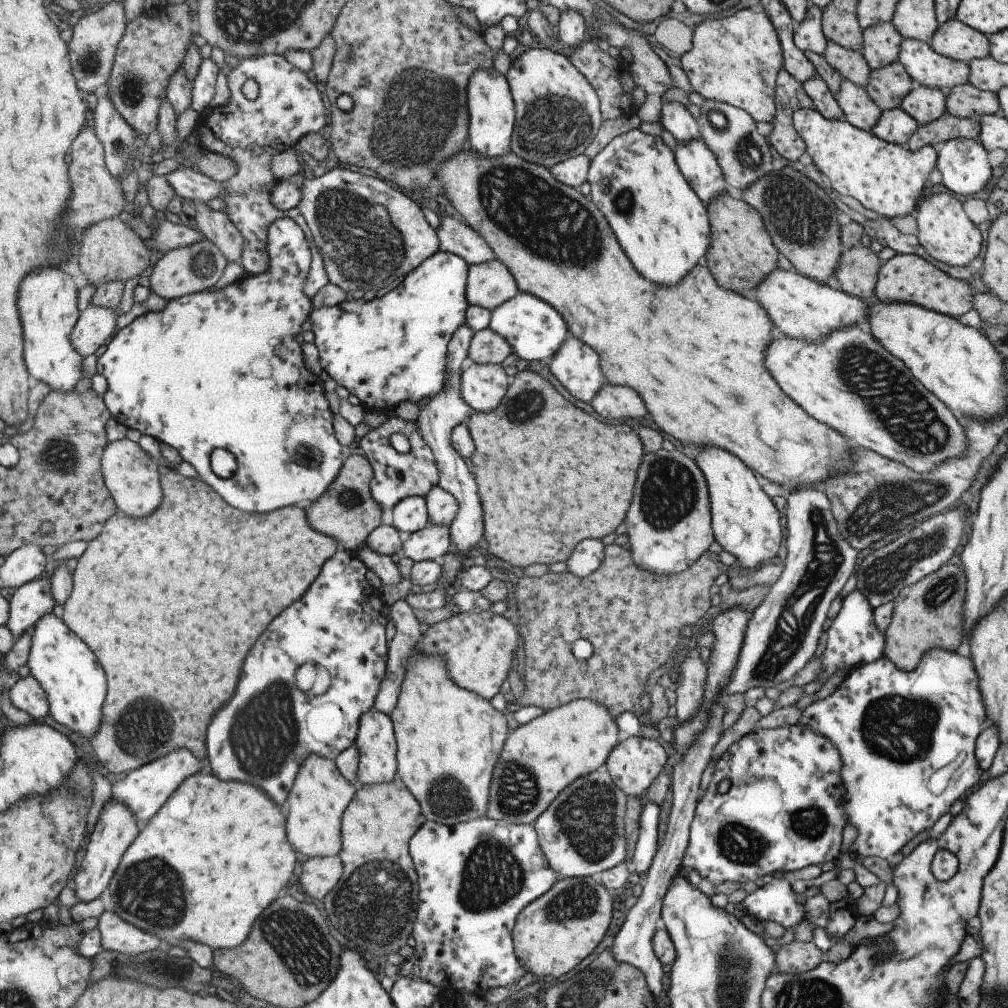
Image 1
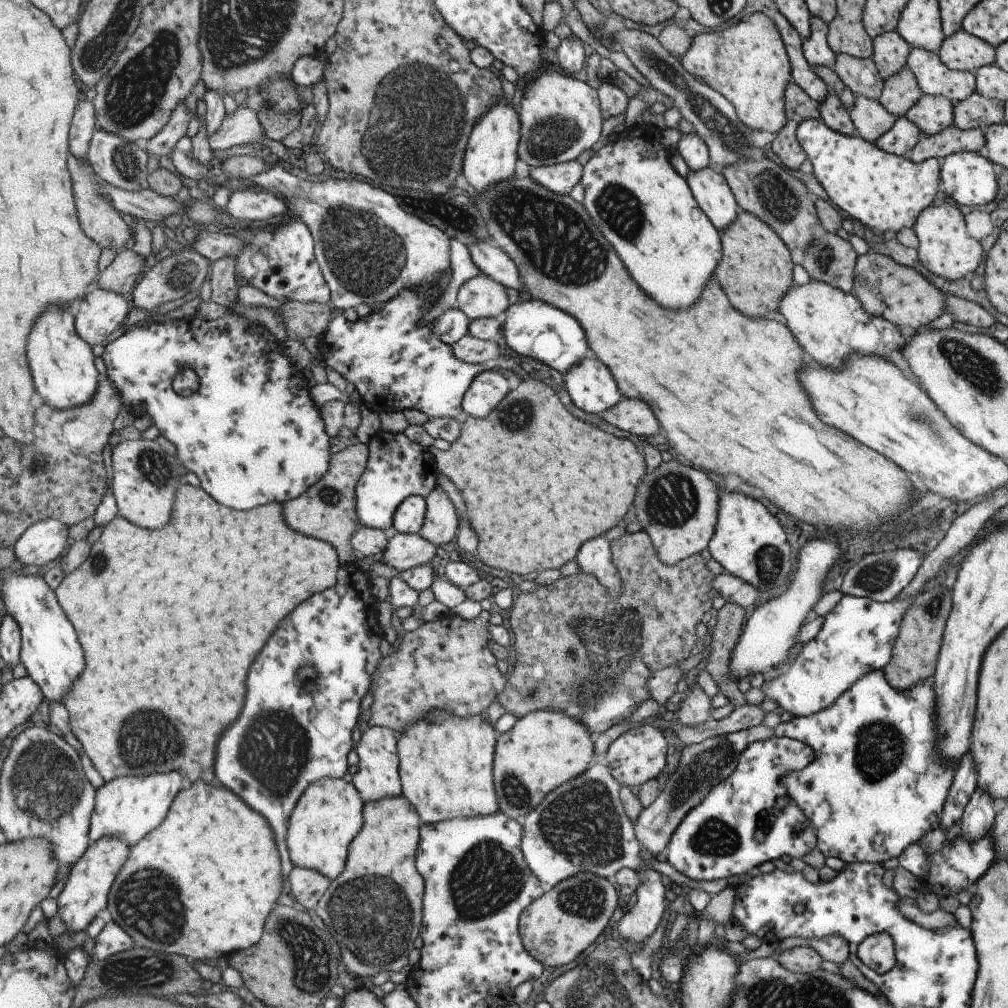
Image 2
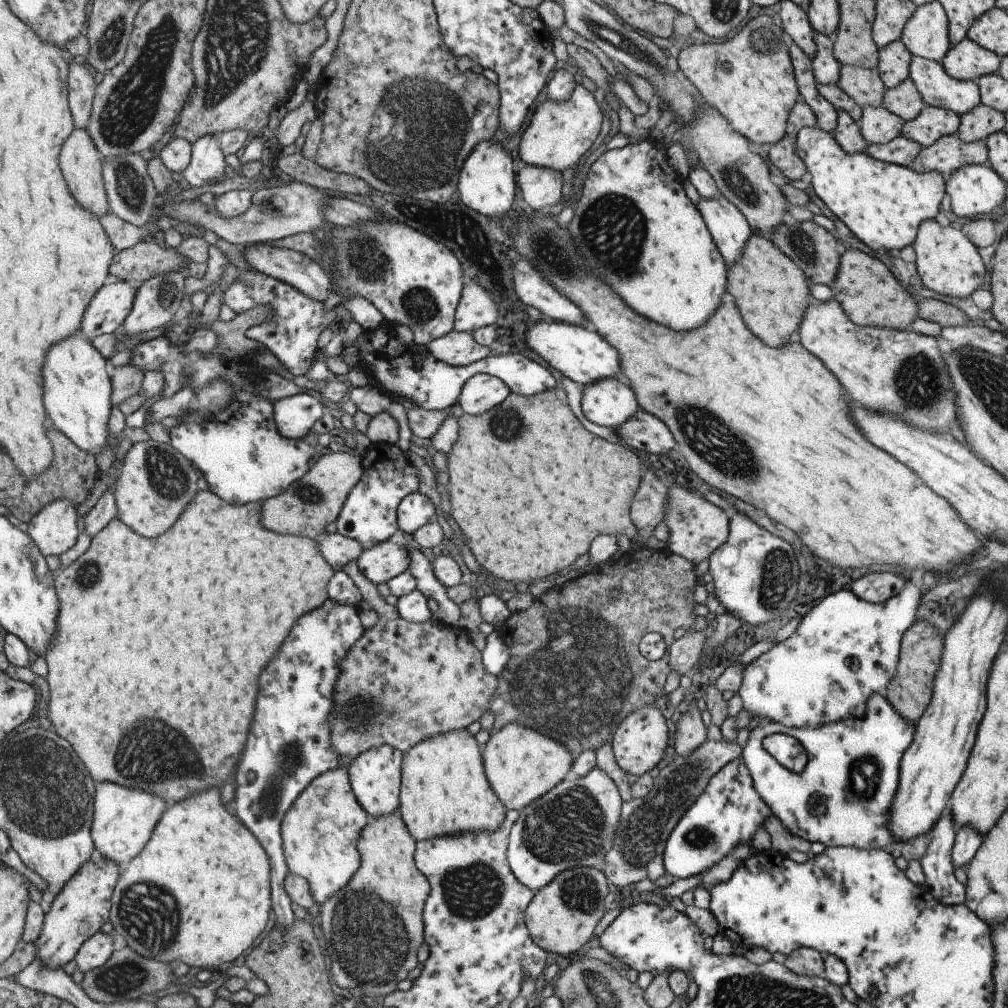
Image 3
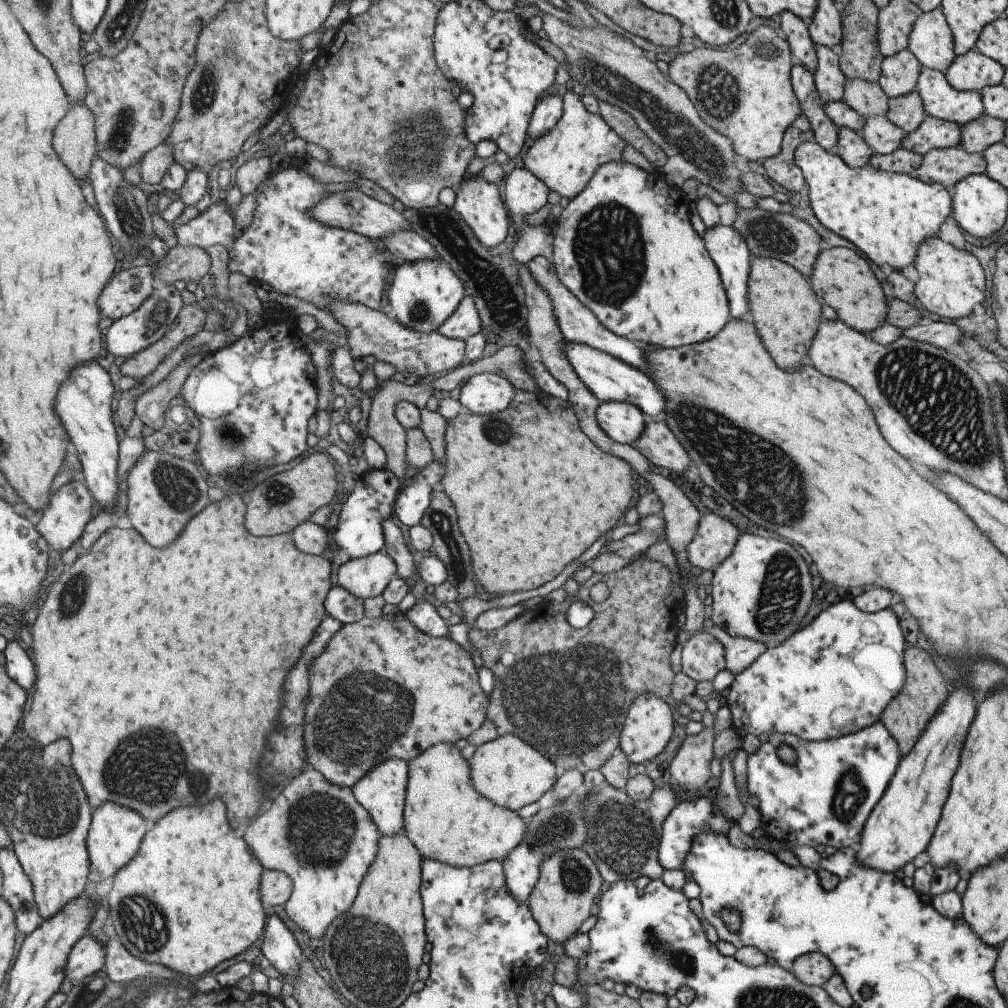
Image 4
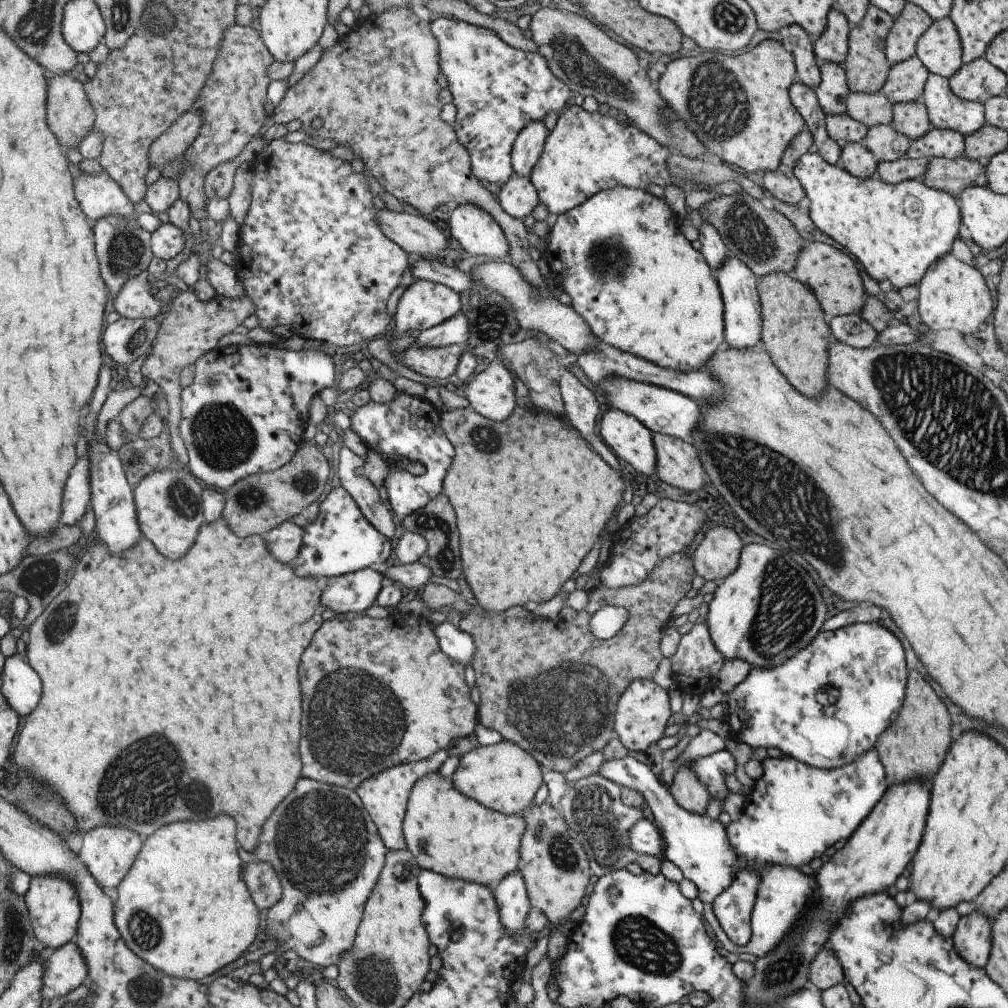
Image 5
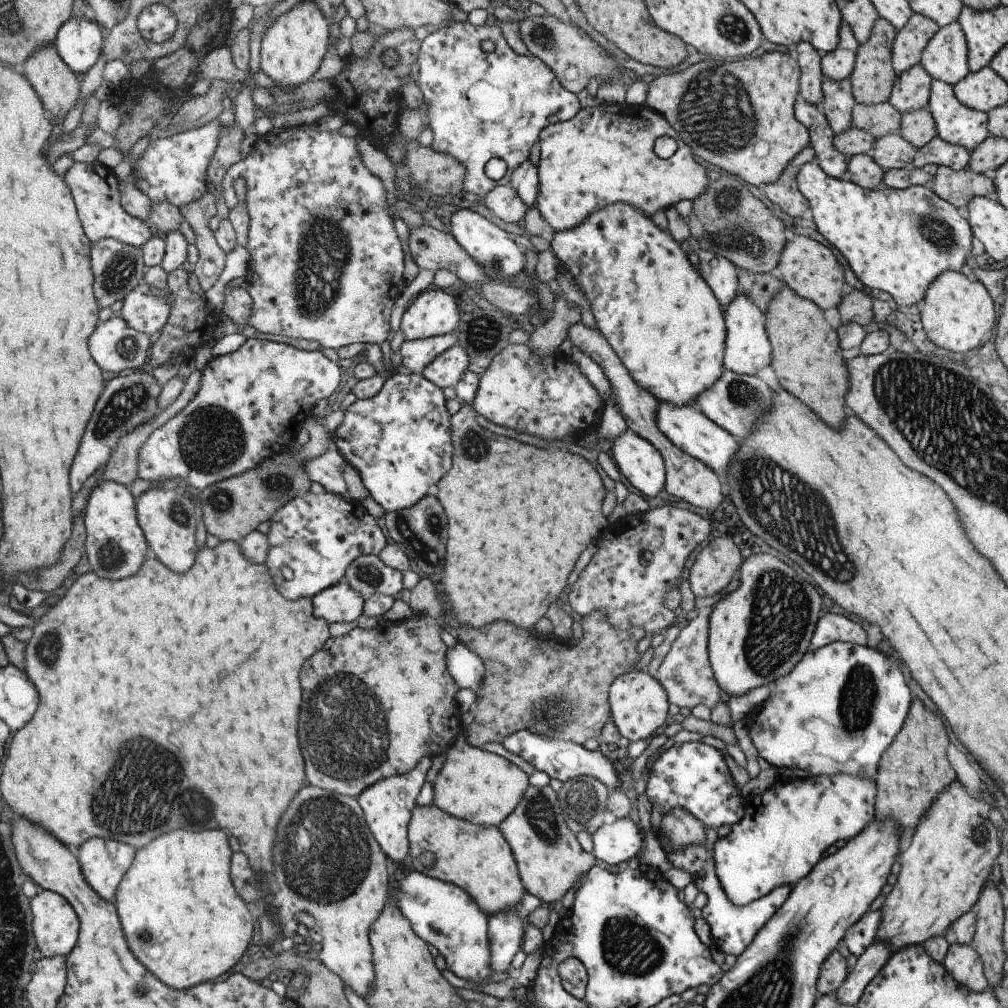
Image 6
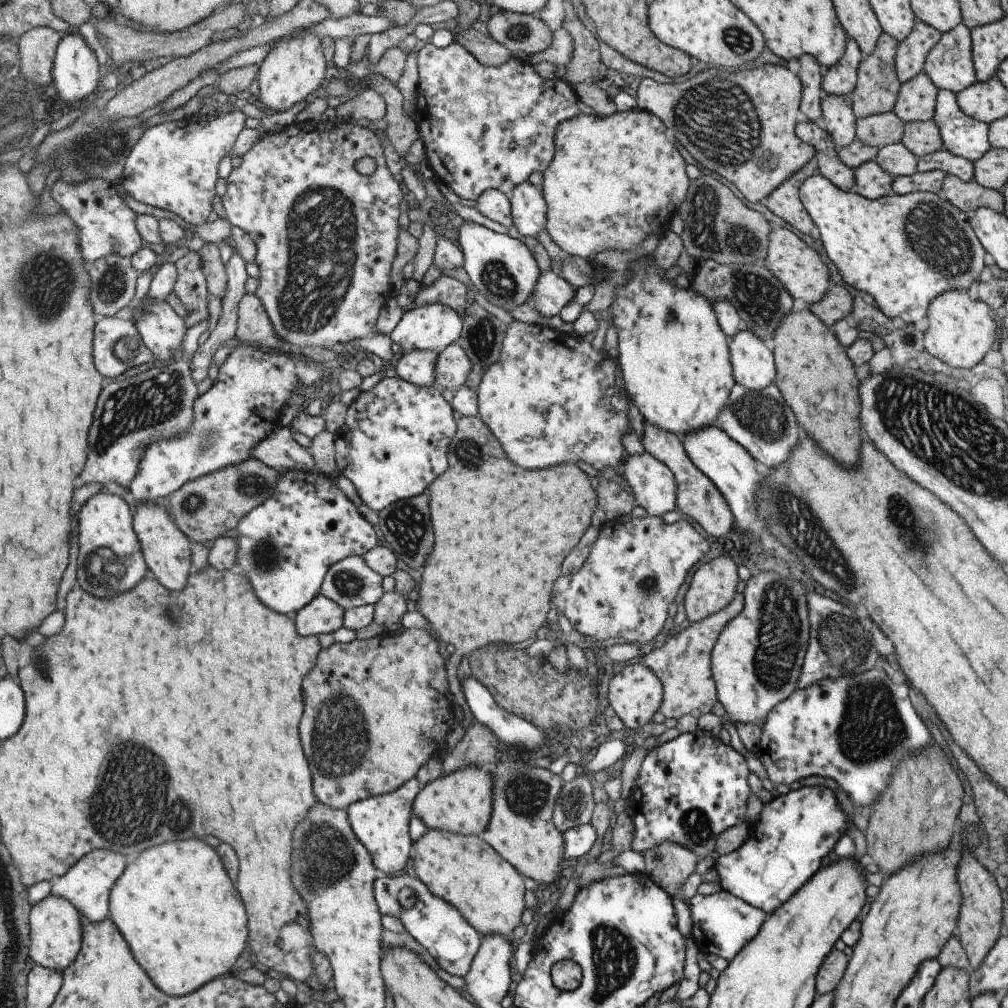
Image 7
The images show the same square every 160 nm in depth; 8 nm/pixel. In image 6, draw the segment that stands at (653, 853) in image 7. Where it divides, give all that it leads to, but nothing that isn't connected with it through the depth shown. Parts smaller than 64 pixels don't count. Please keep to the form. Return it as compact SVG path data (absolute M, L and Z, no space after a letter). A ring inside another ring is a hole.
M675 807L661 818L660 840L667 840L672 847L696 845L705 840L704 824L684 808Z

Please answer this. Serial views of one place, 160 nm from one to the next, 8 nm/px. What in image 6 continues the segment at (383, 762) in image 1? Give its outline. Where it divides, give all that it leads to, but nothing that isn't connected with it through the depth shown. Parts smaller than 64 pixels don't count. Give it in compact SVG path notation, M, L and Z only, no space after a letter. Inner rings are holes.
M423 757L409 772L379 779L364 788L356 797L367 826L378 847L389 860L390 866L401 864L405 854L408 854L407 823L415 805L415 796L419 794L419 788L425 782L425 774L431 768L431 759L432 757Z

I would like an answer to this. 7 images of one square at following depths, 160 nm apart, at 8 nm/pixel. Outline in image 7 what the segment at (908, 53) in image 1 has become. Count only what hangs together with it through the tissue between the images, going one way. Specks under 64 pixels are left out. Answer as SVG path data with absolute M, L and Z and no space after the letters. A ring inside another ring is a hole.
M938 89L932 121L937 125L942 148L976 161L989 147L988 124L967 116L956 103L956 94Z

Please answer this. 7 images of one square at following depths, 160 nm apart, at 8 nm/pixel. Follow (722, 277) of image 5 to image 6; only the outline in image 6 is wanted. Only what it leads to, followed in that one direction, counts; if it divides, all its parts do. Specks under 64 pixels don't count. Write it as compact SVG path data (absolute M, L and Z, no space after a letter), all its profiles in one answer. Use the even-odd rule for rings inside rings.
M737 290L732 301L724 308L723 318L726 328L723 367L740 375L754 375L757 370L769 365L772 348L764 331L764 314L755 303L745 293Z

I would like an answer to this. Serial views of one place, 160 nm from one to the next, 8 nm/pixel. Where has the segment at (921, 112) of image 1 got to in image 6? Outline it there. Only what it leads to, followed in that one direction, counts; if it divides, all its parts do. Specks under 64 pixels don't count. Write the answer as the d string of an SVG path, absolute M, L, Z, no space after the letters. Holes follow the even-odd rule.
M935 135L927 144L916 149L911 167L921 168L925 165L943 165L953 170L967 166L970 153L966 148L941 140Z

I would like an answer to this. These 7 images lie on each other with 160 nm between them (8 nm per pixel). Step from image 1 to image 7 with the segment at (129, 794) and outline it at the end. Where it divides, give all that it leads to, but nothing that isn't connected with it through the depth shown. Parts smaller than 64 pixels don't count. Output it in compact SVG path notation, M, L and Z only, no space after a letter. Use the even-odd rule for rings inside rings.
M97 850L91 856L85 855L77 864L70 868L66 875L53 881L51 895L68 898L79 910L81 916L90 921L101 923L110 914L110 898L112 888L126 871L129 860L122 852Z

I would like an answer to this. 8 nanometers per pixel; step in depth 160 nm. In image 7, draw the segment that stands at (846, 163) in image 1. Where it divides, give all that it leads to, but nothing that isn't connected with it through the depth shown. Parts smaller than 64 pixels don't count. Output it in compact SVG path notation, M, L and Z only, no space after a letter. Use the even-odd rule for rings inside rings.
M819 172L799 183L798 195L812 224L817 226L823 250L838 268L844 285L871 296L887 318L913 324L926 314L928 304L938 294L951 289L967 290L971 282L979 280L985 266L986 252L970 227L967 214L940 195L917 191L904 196L889 194L868 199L855 191L839 190Z

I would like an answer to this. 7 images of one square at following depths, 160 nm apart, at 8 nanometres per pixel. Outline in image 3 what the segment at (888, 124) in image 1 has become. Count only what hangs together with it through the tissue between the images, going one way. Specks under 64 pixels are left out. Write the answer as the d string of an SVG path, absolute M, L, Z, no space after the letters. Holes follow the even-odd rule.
M899 134L885 144L870 144L868 154L883 162L911 167L920 147L921 145L918 142Z

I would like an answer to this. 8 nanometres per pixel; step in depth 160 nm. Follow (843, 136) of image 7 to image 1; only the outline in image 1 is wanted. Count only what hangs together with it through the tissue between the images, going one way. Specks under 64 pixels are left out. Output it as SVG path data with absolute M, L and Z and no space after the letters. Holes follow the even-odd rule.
M809 4L804 19L794 26L792 39L801 52L810 50L821 55L824 51L827 40L820 25L821 11L819 7Z

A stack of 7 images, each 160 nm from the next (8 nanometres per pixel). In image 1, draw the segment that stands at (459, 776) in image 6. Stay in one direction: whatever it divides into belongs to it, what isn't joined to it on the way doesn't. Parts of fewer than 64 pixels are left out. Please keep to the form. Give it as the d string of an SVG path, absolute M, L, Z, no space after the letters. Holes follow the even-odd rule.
M577 699L545 711L506 736L490 780L485 814L508 823L533 824L570 782L596 771L617 742L612 714L593 699Z

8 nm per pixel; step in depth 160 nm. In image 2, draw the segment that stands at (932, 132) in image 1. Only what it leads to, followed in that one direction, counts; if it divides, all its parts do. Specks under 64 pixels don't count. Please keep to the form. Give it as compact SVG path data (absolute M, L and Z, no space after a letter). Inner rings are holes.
M955 125L947 126L934 135L921 134L917 144L910 150L908 159L914 163L944 156L961 151L982 152L984 131L981 128L961 130Z

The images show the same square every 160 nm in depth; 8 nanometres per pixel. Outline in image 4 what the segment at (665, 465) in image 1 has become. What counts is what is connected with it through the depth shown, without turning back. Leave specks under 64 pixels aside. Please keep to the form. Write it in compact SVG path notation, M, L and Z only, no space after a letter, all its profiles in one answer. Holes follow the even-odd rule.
M714 512L698 518L691 542L684 546L686 560L699 570L712 571L732 551L739 530Z

